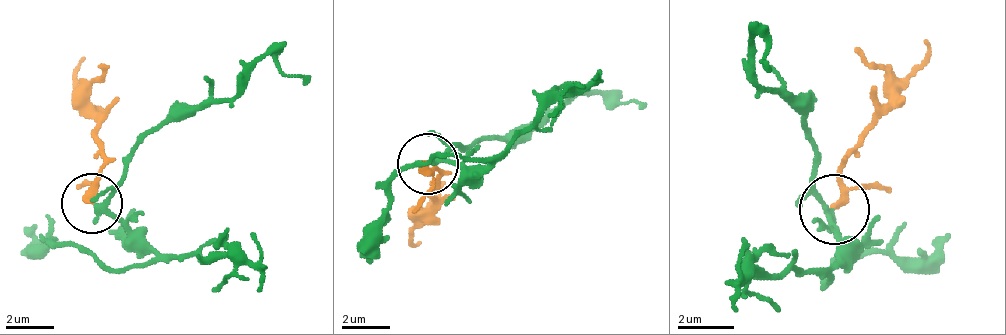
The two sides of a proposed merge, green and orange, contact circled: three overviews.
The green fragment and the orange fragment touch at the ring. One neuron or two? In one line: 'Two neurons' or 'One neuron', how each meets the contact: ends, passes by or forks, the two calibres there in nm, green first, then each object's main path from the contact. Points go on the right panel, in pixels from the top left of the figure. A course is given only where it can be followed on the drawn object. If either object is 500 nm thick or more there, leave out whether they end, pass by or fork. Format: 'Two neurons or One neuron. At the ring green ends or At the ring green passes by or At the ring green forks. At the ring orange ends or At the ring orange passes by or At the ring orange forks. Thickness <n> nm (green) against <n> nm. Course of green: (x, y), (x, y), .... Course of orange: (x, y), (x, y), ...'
One neuron. At the ring green passes by. At the ring orange passes by. Thickness 190 nm (green) against 220 nm. Course of green: (836, 207), (815, 193), (801, 123), (751, 73), (751, 38), (766, 73). Course of orange: (836, 207), (843, 158), (906, 73), (927, 38)

